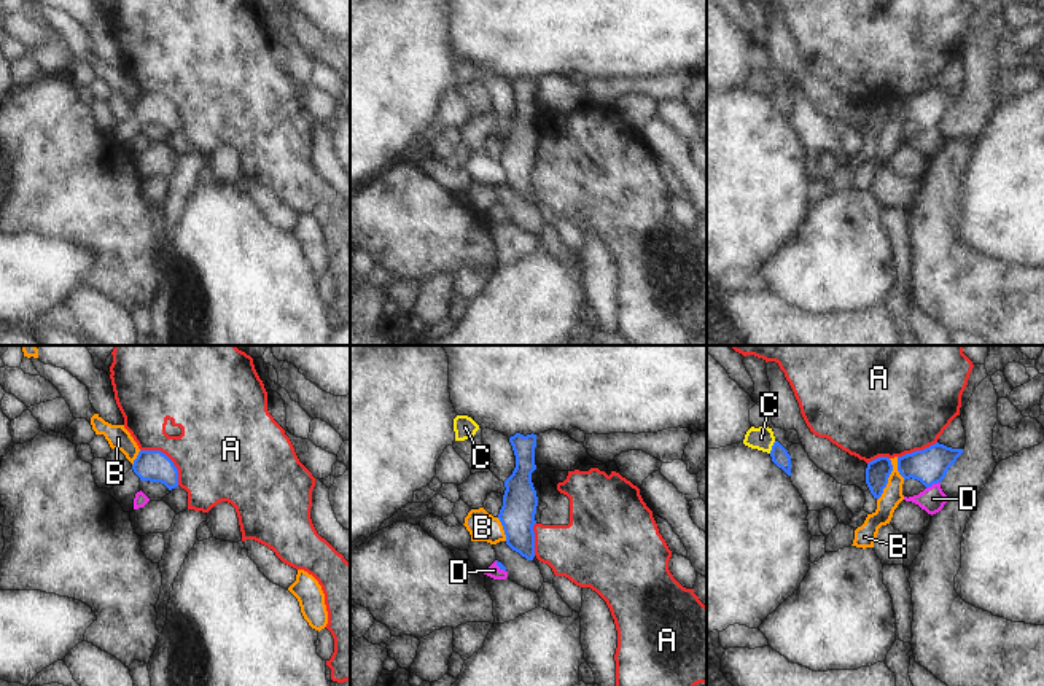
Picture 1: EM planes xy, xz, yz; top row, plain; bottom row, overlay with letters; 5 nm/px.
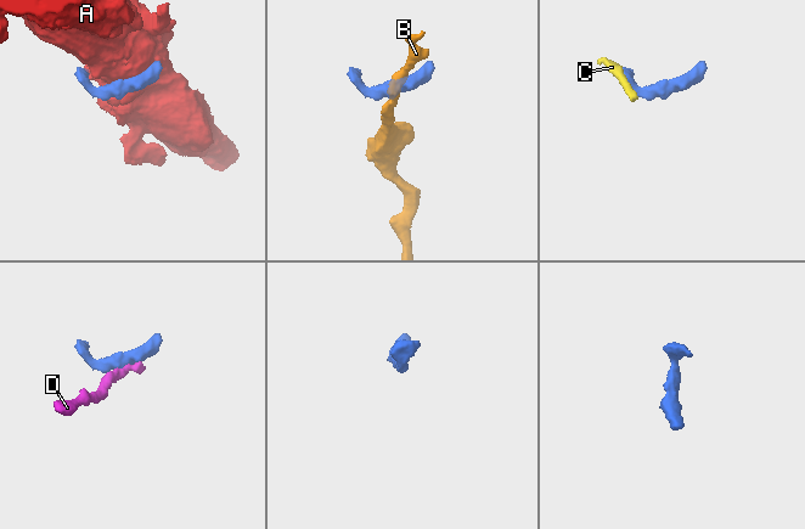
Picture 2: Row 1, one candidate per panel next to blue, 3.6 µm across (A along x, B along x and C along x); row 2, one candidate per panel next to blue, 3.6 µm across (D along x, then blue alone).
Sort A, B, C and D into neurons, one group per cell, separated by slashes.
A / B / C / D

